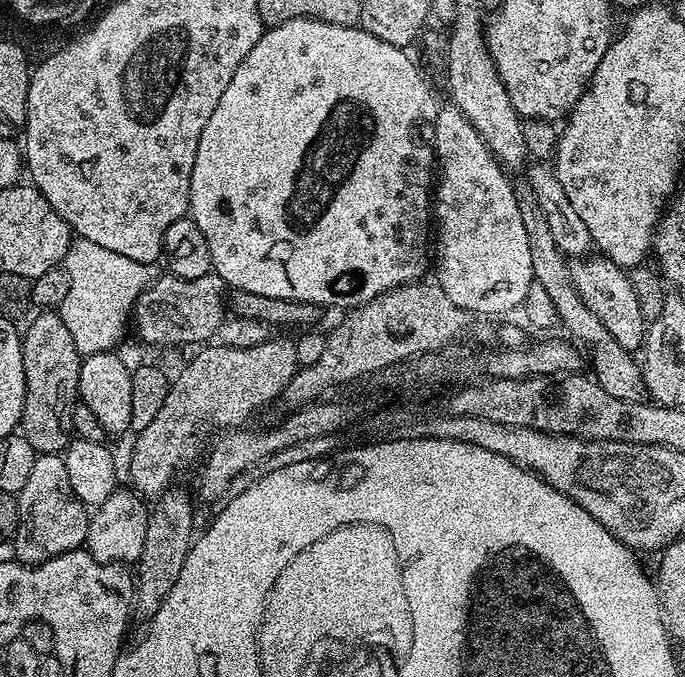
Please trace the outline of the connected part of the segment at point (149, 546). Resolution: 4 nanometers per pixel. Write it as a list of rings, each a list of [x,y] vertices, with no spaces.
[[[172,490],[159,497],[149,509],[143,554],[137,560],[134,572],[133,615],[149,620],[165,600],[174,582],[178,580],[185,554],[191,548],[194,534],[194,514],[186,497]]]

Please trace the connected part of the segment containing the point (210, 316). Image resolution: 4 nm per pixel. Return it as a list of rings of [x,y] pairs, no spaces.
[[[160,274],[136,299],[131,323],[134,325],[134,332],[136,328],[137,334],[148,344],[200,346],[215,337],[224,319],[226,319],[226,285],[222,277],[209,274],[202,278],[187,280],[171,274]]]

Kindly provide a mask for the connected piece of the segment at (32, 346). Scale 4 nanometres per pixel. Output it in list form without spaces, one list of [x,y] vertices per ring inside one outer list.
[[[59,311],[40,312],[25,327],[20,342],[22,370],[26,378],[26,398],[22,406],[19,431],[34,446],[37,454],[63,453],[73,439],[72,415],[80,395],[80,362],[78,346],[66,330]]]

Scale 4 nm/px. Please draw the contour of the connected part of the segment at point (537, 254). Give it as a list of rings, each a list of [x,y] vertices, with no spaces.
[[[521,182],[521,184],[515,185],[513,194],[517,199],[522,223],[526,228],[533,267],[533,281],[539,283],[543,290],[546,290],[547,297],[550,298],[556,311],[559,327],[564,327],[568,331],[566,333],[567,339],[583,349],[587,359],[588,356],[592,359],[592,371],[590,372],[602,390],[606,390],[615,398],[643,401],[646,396],[644,374],[637,357],[622,346],[618,346],[618,342],[614,342],[610,330],[606,330],[606,326],[602,326],[602,322],[598,322],[598,317],[590,311],[590,306],[586,306],[586,302],[582,302],[582,298],[574,290],[569,263],[558,246],[554,244],[553,234],[549,231],[549,224],[546,223],[541,207],[538,206],[534,190],[527,182]]]

